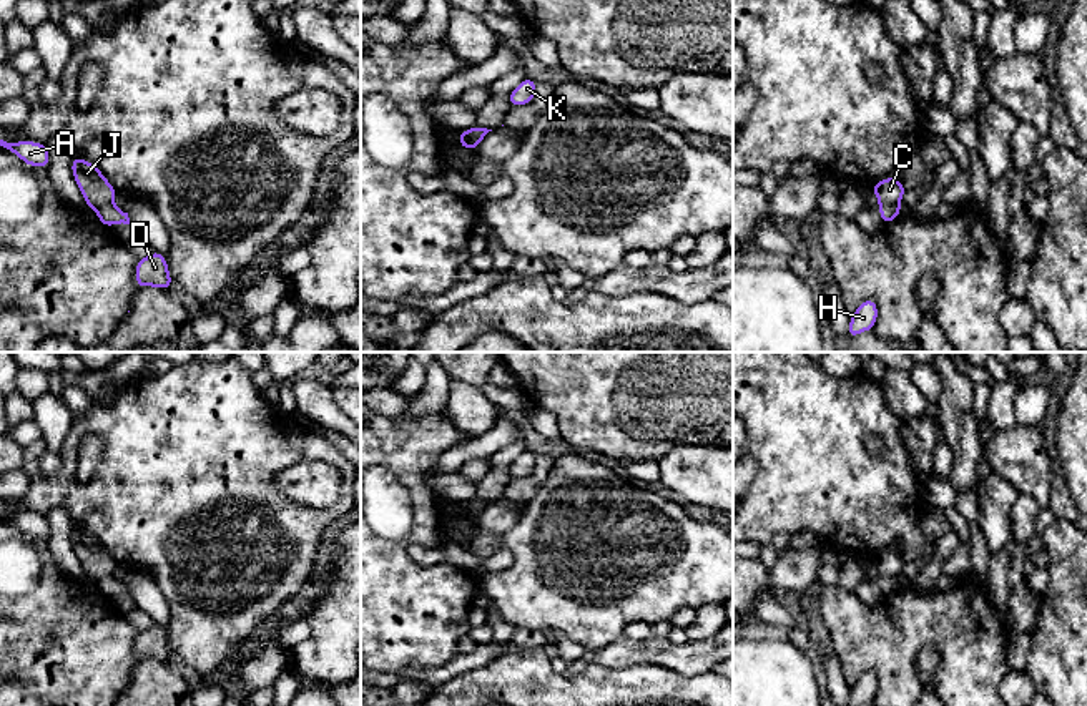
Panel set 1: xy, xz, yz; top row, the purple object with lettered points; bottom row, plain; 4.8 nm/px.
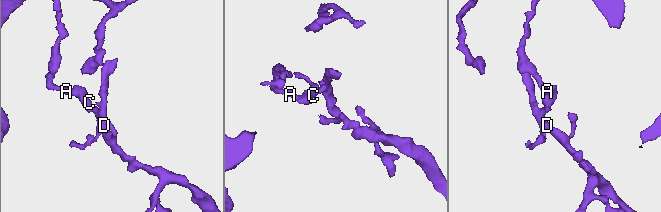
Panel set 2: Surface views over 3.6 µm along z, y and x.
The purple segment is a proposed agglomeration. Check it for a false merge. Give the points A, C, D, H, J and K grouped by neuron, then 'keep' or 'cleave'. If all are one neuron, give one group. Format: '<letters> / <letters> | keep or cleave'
A C J / D H K | cleave

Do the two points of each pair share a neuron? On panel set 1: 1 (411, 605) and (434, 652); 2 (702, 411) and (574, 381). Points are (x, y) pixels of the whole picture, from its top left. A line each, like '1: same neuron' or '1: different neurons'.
1: same neuron
2: same neuron

